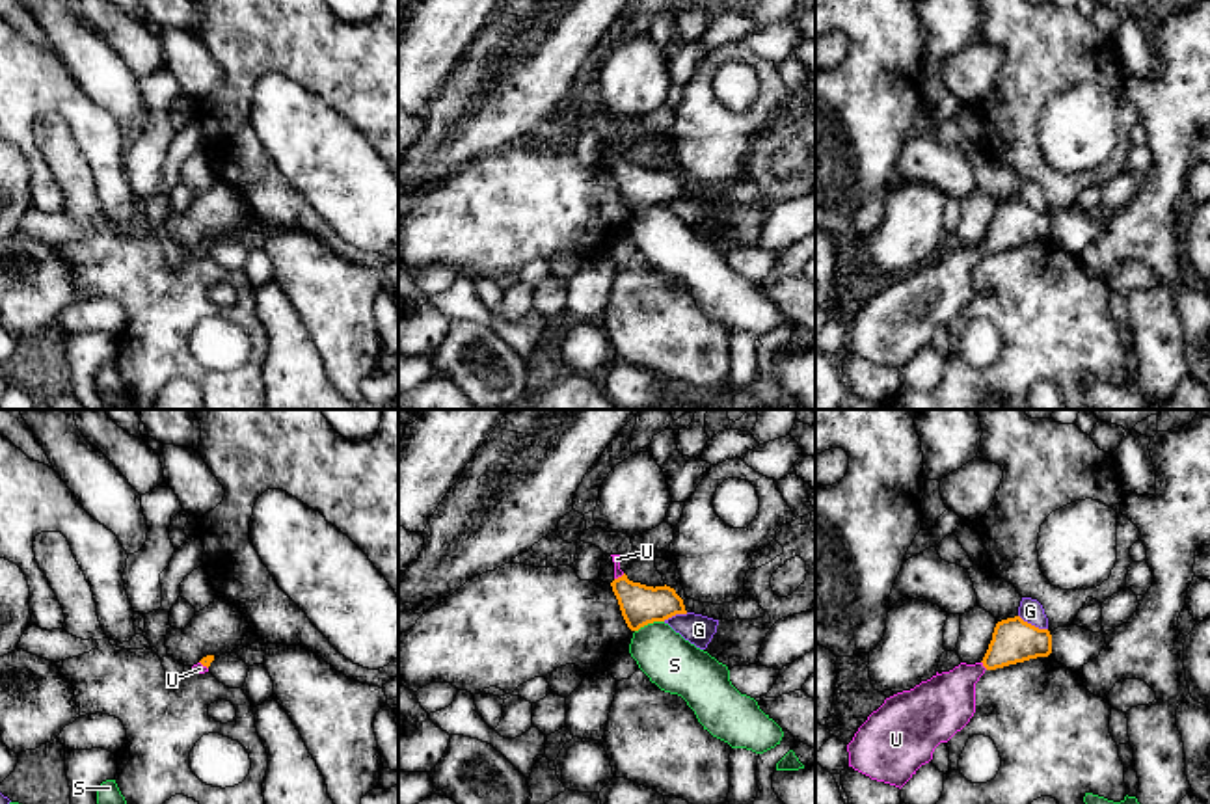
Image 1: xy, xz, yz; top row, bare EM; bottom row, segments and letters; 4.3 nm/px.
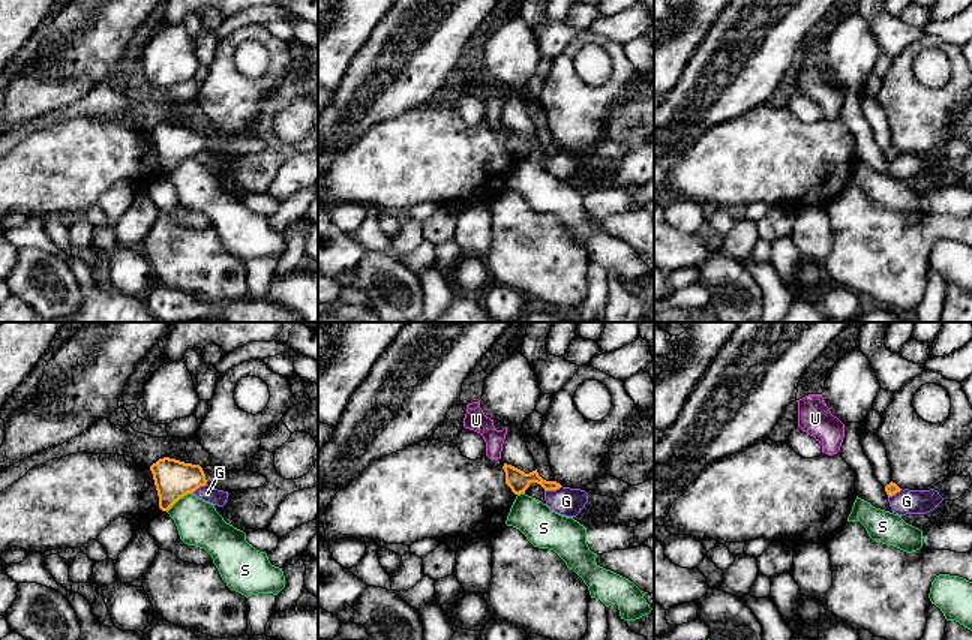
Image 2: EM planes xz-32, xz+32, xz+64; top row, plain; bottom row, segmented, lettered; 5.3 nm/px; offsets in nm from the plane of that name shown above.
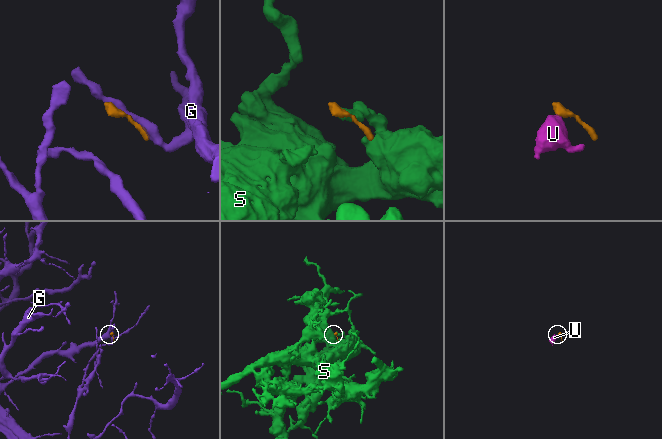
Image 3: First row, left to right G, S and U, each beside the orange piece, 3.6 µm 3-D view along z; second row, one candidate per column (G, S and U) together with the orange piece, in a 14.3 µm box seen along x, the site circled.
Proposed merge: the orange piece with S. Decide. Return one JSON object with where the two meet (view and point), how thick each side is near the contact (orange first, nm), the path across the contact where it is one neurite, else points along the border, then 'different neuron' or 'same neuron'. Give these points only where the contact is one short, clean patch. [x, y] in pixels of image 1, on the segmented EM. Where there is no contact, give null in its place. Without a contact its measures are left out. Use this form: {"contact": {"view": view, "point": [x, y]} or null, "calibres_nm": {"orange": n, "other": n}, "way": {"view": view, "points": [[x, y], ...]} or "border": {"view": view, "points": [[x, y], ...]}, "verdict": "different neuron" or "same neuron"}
{"contact": {"view": "xz", "point": [648, 622]}, "calibres_nm": {"orange": 170, "other": 240}, "border": {"view": "xz", "points": [[663, 620], [654, 620], [635, 631]]}, "verdict": "different neuron"}

